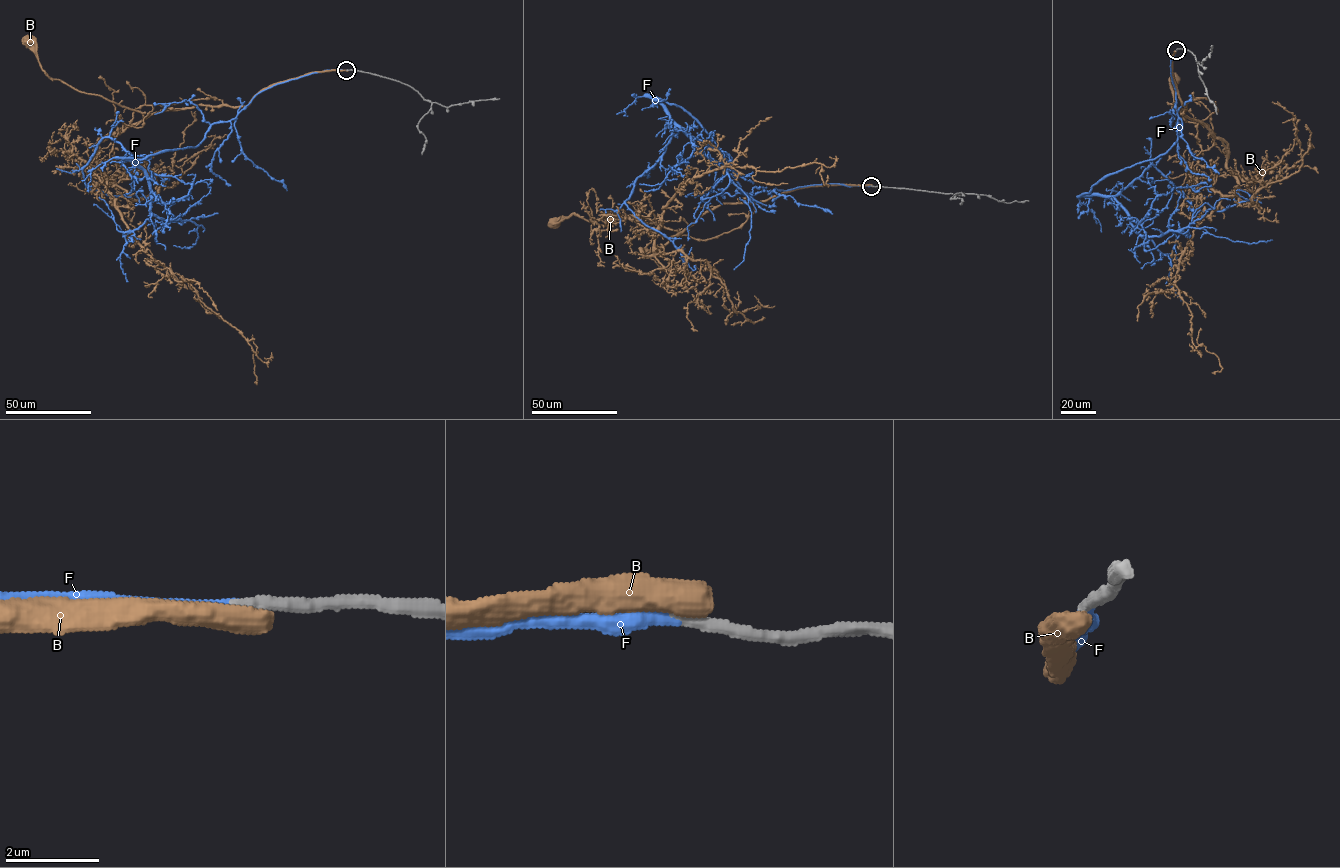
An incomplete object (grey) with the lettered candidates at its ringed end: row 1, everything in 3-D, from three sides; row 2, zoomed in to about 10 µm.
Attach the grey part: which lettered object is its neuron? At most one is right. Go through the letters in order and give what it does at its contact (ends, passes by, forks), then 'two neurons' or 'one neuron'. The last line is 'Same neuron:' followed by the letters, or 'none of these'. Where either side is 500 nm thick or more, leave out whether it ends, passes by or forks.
B: two neurons
F: it ends there; one neuron
Same neuron: F

